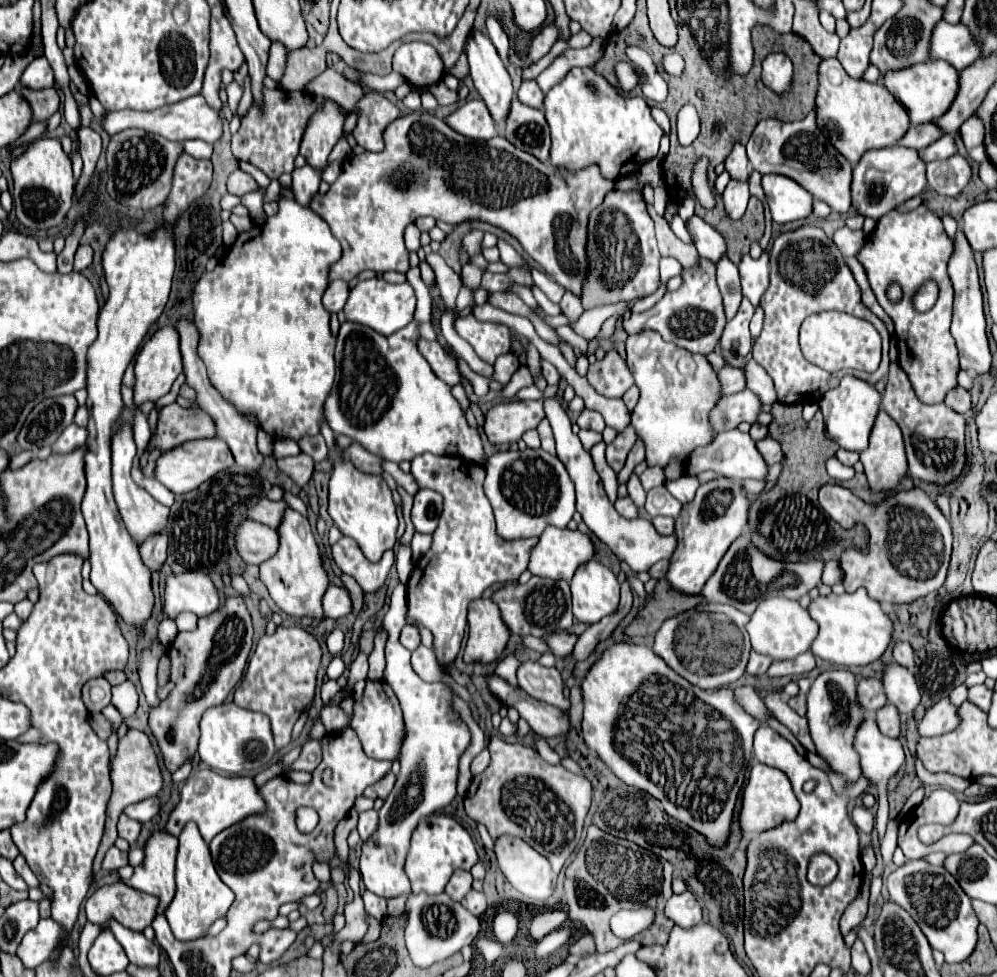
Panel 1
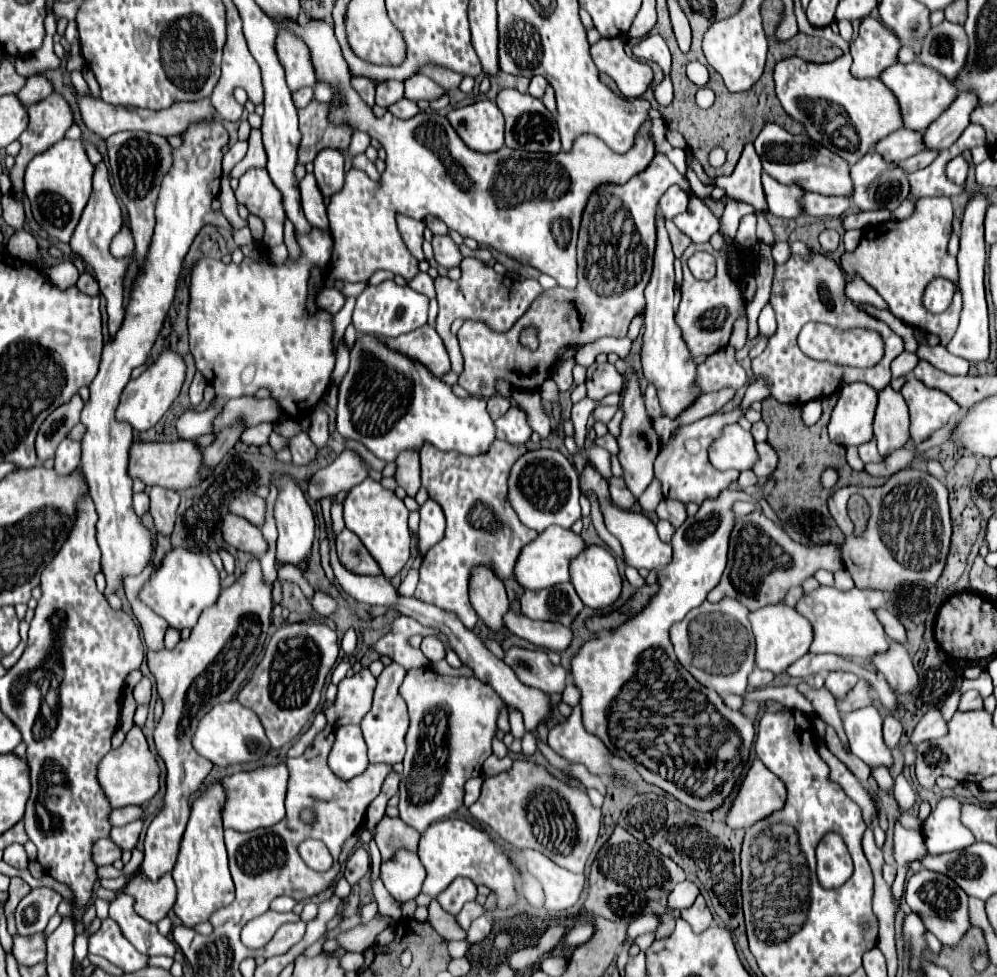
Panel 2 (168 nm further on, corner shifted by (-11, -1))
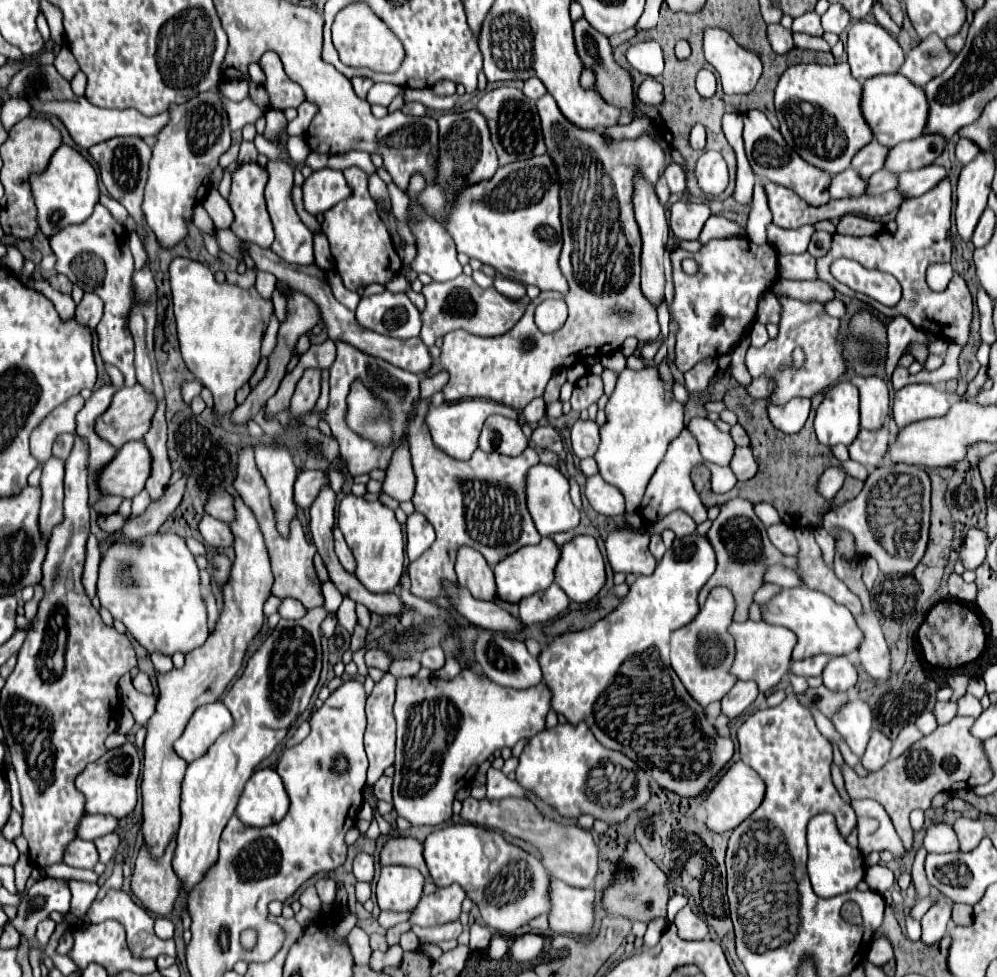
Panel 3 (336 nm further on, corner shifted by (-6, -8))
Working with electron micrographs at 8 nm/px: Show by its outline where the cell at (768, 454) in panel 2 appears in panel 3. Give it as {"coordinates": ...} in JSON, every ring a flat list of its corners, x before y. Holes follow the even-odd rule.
{"coordinates":[[736,448,736,454,730,462,730,468,734,470,738,480,750,480,752,476,758,474,758,464,756,458,752,456,752,448]]}

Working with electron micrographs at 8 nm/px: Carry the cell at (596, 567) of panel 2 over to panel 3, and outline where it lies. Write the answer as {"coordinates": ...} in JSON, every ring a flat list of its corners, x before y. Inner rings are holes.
{"coordinates":[[574,536,572,542,562,546,556,584,578,604,586,604,598,596,606,584,606,566,592,536]]}

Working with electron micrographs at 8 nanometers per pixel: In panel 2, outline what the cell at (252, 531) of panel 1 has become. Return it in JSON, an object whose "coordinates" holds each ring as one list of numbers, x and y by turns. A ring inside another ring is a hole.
{"coordinates":[[227,513,223,517,221,533,223,533,223,539,239,551,251,553,255,557,261,557,267,551,267,543,263,539,261,531,255,525,251,525,249,521,245,521,233,513]]}

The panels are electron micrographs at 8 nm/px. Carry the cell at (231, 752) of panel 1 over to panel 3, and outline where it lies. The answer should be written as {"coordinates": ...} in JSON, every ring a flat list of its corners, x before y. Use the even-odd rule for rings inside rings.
{"coordinates":[[222,702,200,706,190,718,184,734,174,742,174,750,186,762,194,762,218,740,222,732,232,728,234,720]]}

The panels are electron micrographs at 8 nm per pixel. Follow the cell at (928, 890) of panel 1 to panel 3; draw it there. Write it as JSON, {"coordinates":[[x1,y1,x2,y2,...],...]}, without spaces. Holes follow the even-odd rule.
{"coordinates":[[942,900,936,902,924,916,922,916,922,942,936,944,944,938,948,930,948,922,952,918,952,906]]}

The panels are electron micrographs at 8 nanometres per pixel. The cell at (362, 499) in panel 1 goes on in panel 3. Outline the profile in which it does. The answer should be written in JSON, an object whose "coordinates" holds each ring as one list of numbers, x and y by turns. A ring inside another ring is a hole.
{"coordinates":[[348,494,344,496,344,500,338,506,338,528,342,530,350,550,354,552,354,558,358,562,356,566,356,578,370,590,370,592,392,592,396,588,396,584,400,582,400,576,404,572,404,540,402,540,402,526,394,516,394,510,384,506,380,500,368,502,360,496]]}

